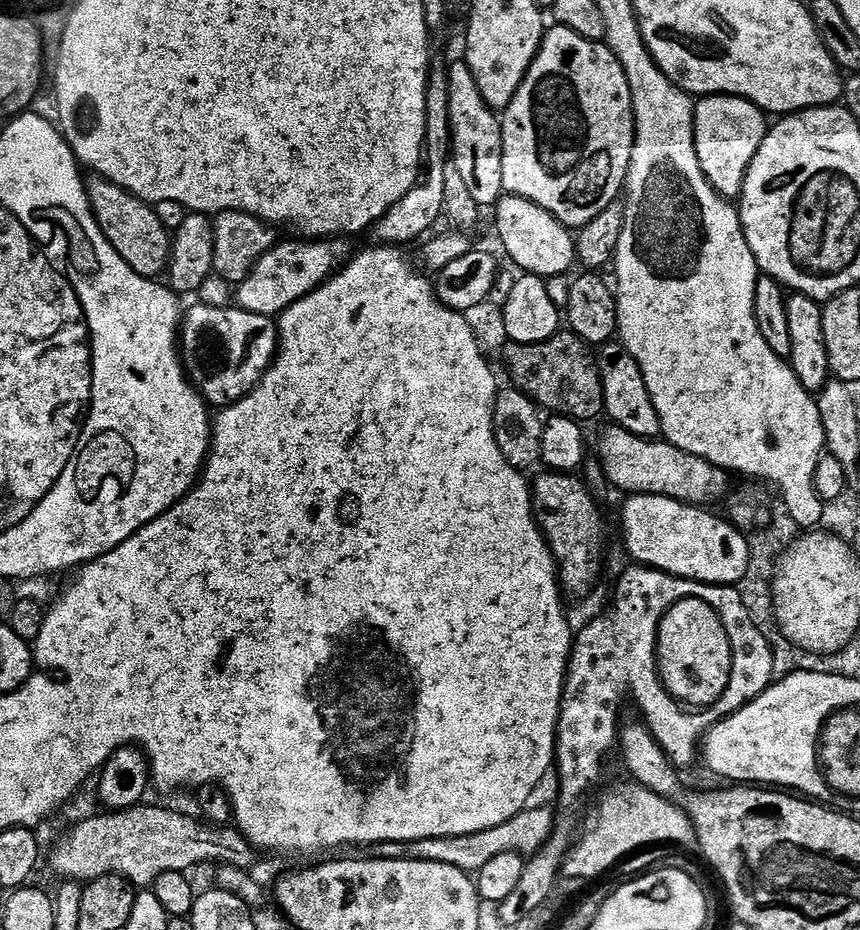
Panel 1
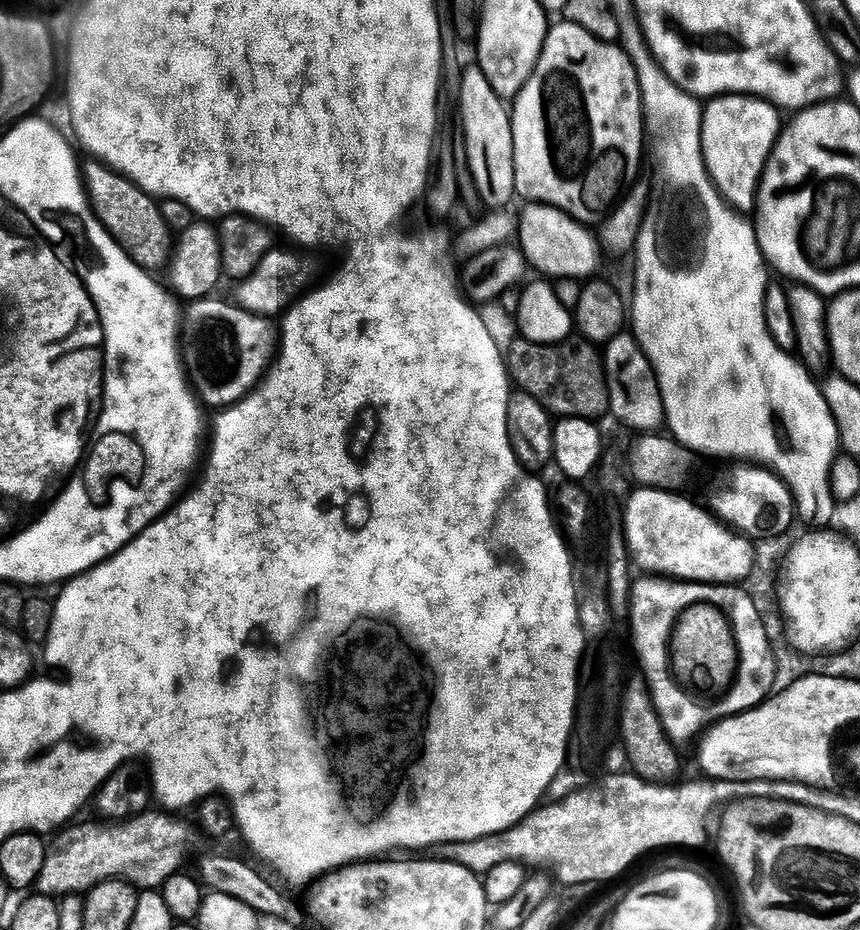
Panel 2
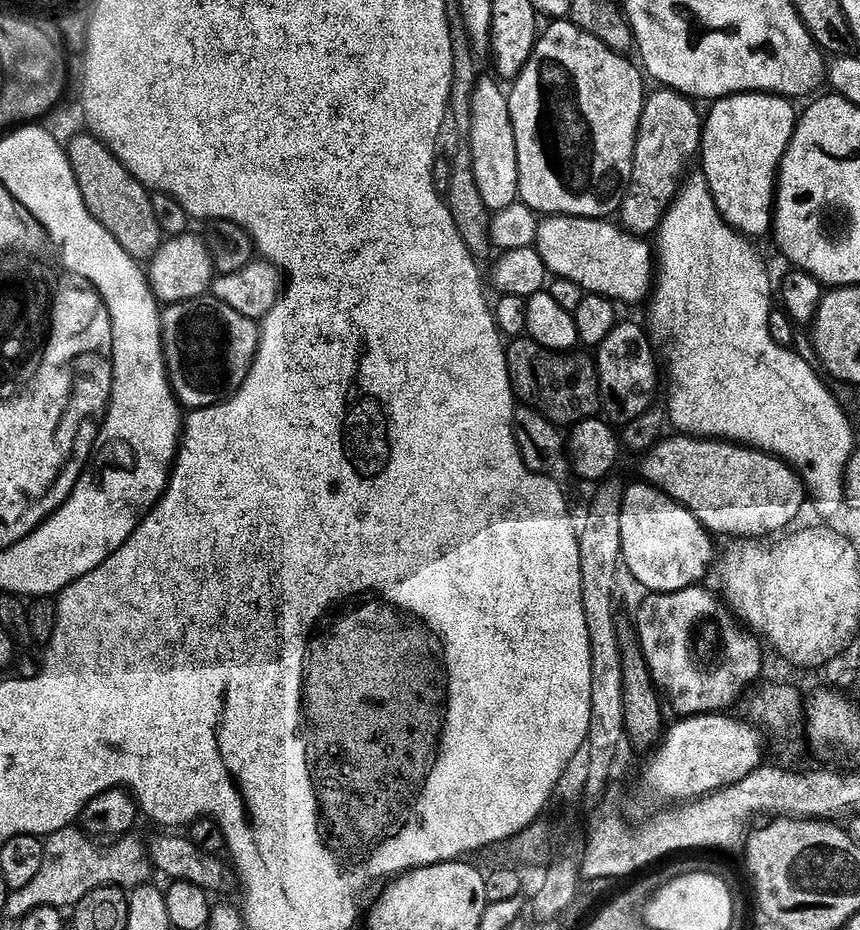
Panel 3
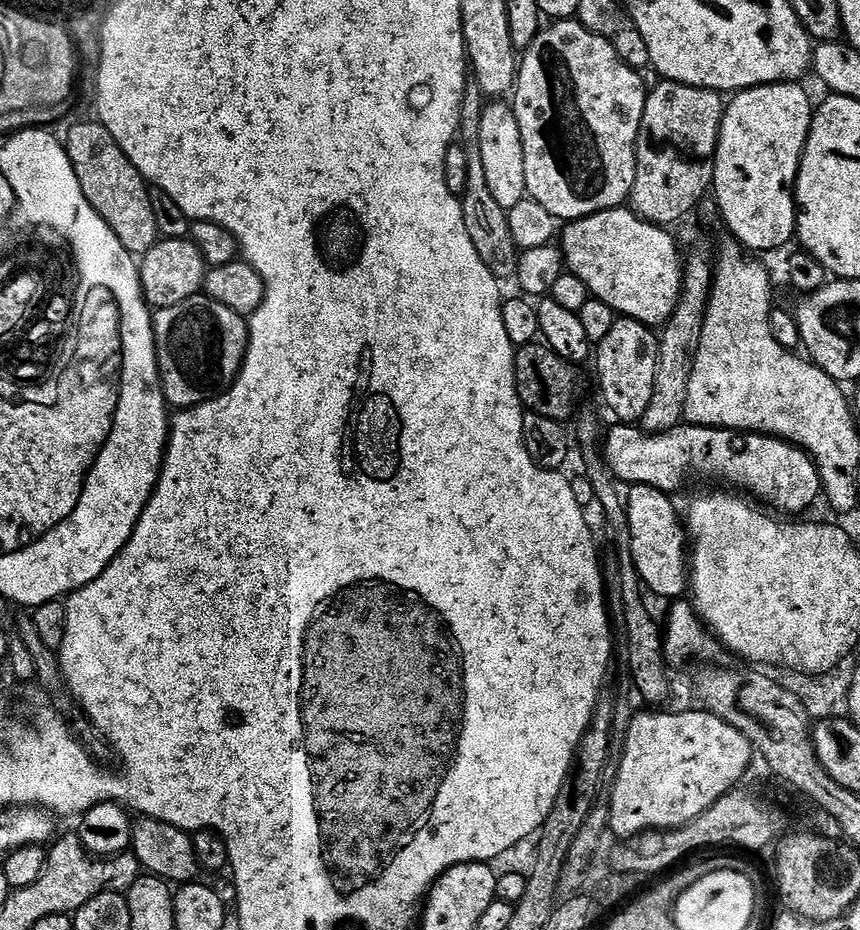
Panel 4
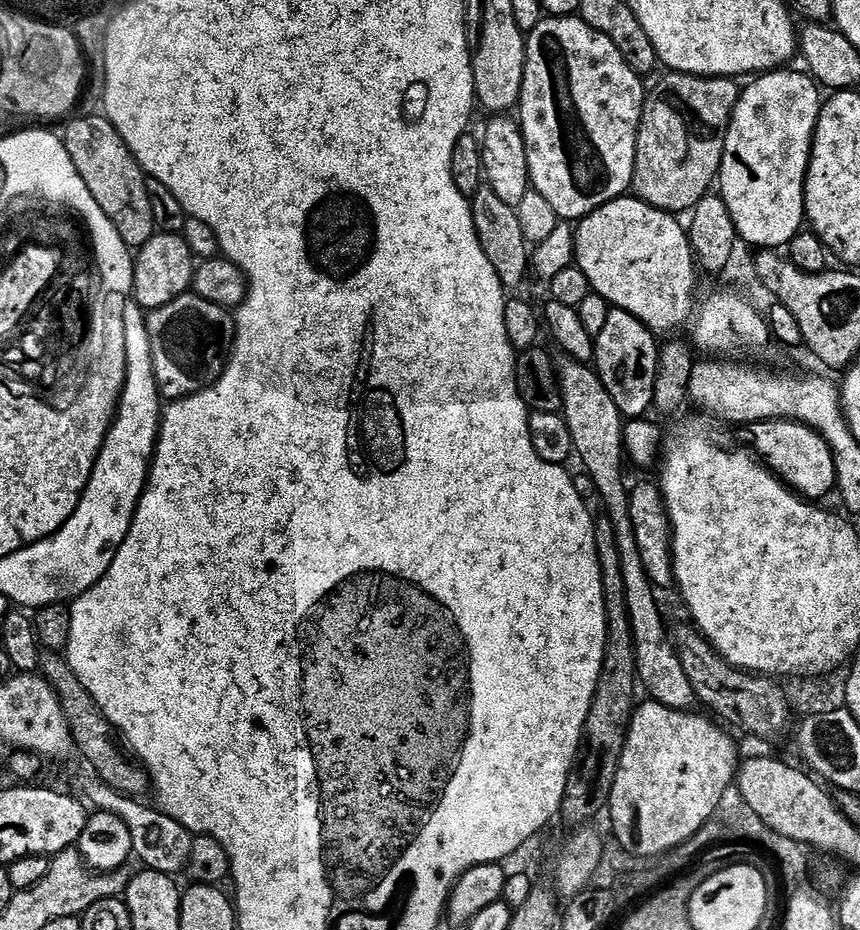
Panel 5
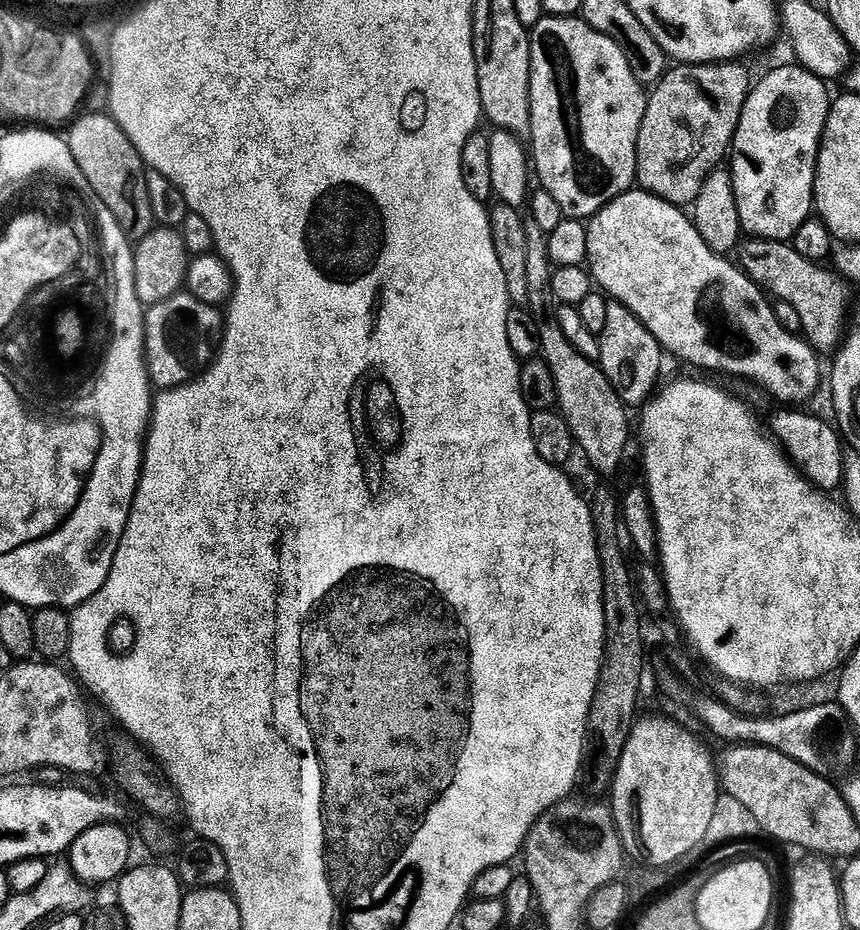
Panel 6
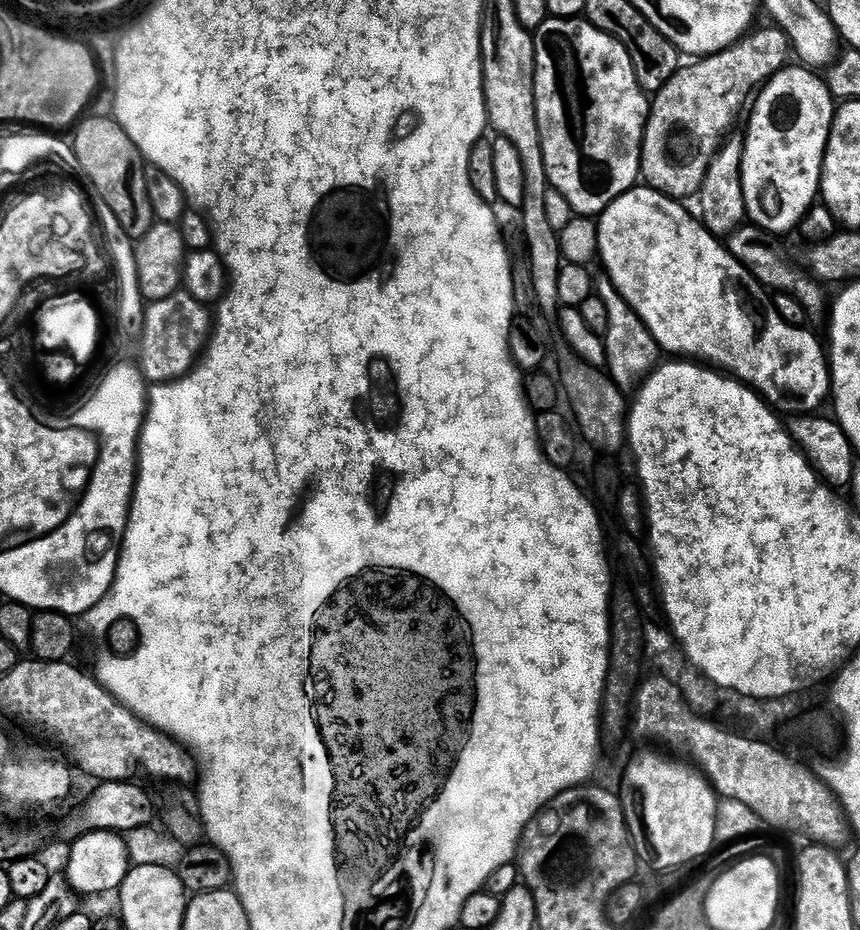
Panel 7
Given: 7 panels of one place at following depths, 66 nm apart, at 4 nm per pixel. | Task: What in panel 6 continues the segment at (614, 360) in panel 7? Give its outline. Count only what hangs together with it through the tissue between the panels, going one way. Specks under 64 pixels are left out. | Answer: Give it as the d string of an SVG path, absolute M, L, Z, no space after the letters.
M615 302L606 310L606 330L599 336L600 369L610 378L610 386L622 398L625 406L643 405L657 391L660 363L666 359L657 340L646 330L644 323L627 308Z

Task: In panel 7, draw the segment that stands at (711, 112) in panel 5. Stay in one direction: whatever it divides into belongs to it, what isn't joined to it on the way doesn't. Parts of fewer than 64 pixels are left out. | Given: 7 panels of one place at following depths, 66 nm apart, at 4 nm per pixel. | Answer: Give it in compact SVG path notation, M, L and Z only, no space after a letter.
M769 26L755 32L716 56L685 63L651 97L640 155L640 175L647 187L681 202L699 193L712 159L740 111L742 116L753 93L789 63L788 36L781 28Z

